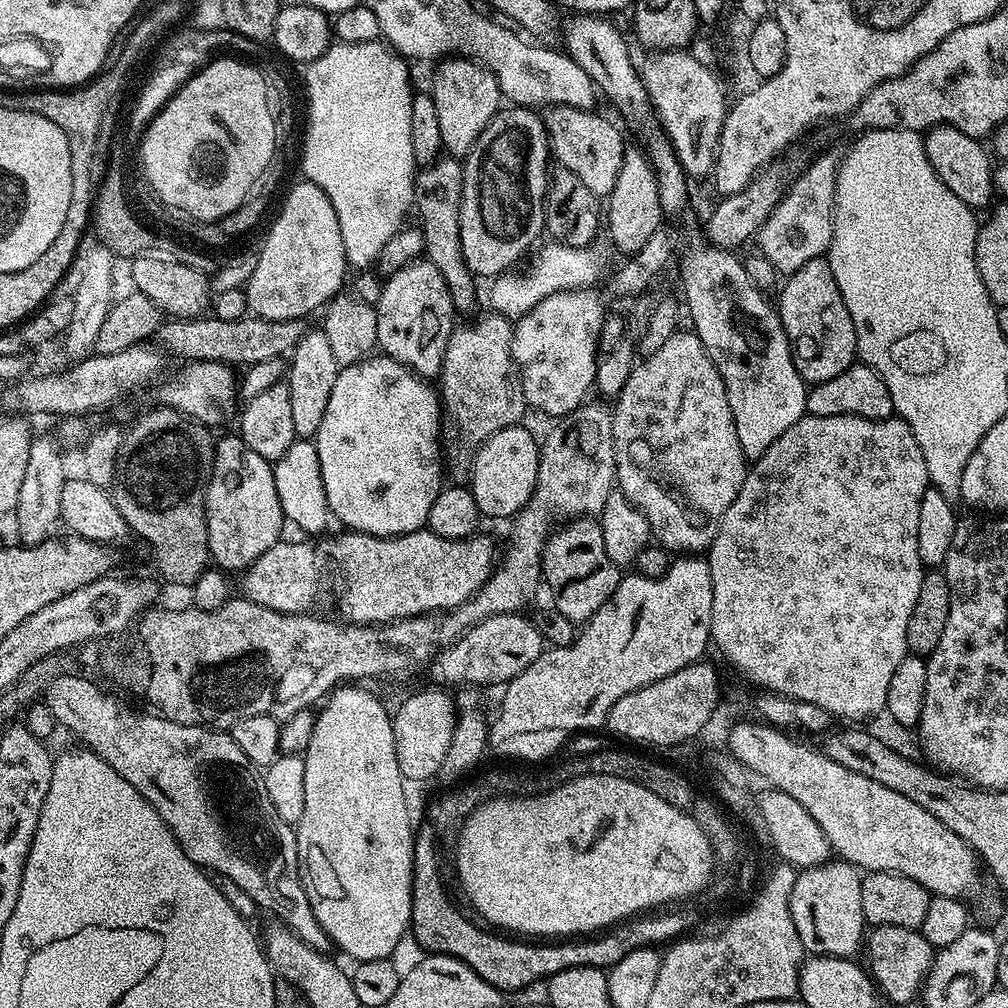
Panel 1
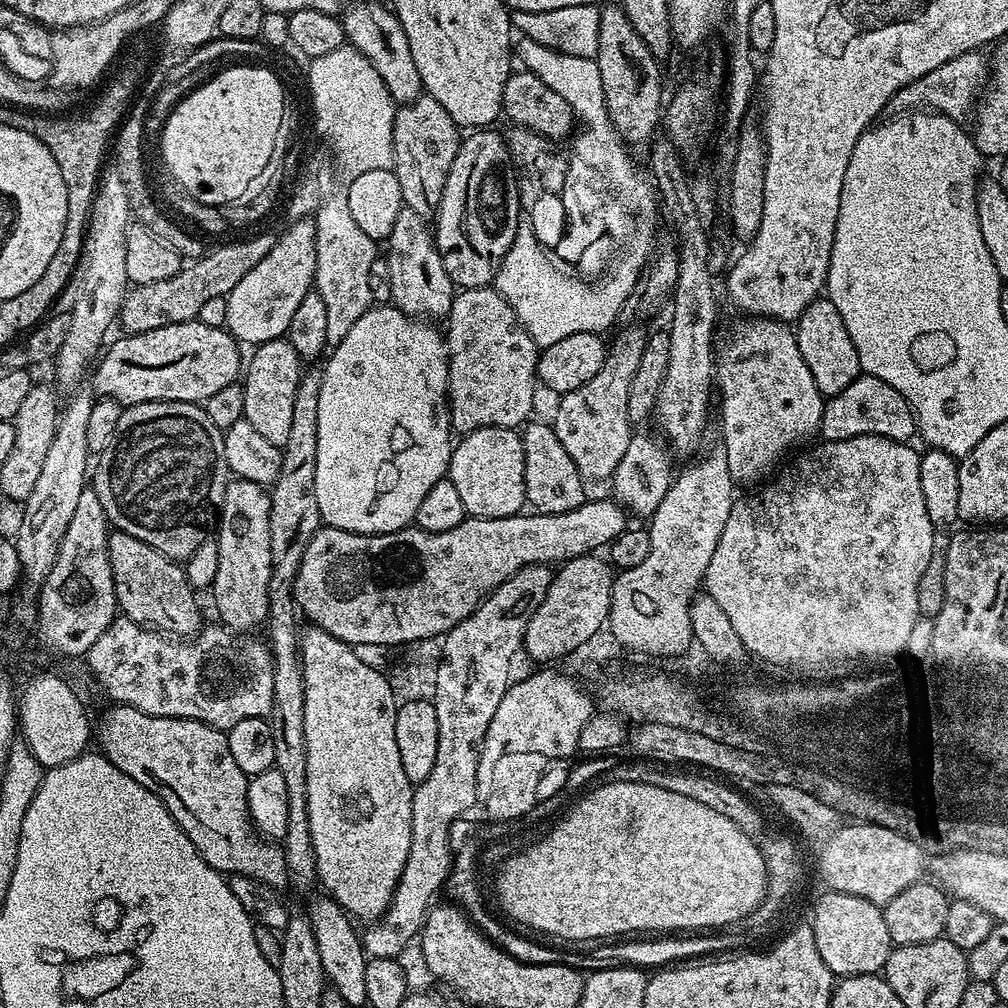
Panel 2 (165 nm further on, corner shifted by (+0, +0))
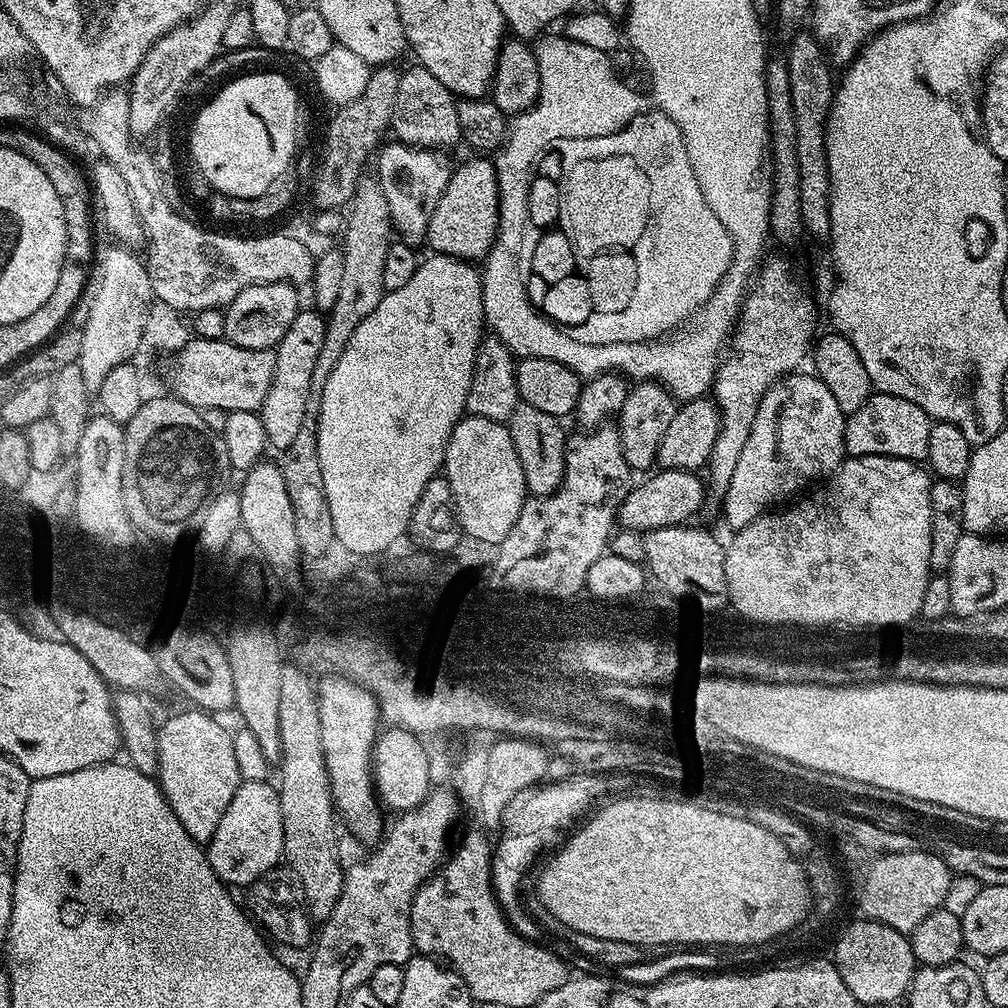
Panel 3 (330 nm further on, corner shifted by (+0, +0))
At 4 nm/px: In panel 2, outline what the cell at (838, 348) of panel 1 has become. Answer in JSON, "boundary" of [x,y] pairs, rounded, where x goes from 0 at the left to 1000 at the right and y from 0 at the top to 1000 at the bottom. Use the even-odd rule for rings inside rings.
{"boundary":[[[812,296],[800,304],[800,308],[789,318],[788,328],[792,347],[796,347],[796,359],[804,363],[804,371],[808,375],[808,383],[818,395],[827,391],[835,391],[843,379],[847,379],[853,372],[851,347],[847,339],[843,339],[843,331],[839,327],[839,319],[835,319],[835,312],[827,308],[827,300],[820,296]]]}

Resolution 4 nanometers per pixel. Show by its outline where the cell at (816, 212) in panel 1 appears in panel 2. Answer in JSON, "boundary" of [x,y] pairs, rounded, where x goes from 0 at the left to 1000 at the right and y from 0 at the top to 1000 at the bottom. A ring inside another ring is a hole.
{"boundary":[[[975,51],[956,52],[950,58],[942,58],[931,69],[923,69],[923,73],[915,73],[907,81],[895,85],[891,93],[883,97],[880,110],[885,115],[896,115],[903,111],[929,111],[932,115],[941,115],[952,121],[955,115],[969,106],[970,96],[975,92],[982,79],[982,60]]]}

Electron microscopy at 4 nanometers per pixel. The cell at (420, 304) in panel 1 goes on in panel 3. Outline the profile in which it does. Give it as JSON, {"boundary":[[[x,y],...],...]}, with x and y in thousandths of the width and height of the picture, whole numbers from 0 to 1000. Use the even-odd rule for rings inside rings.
{"boundary":[[[382,142],[376,148],[377,156],[373,159],[371,171],[377,176],[379,188],[383,188],[383,200],[387,204],[392,233],[405,243],[420,243],[425,237],[427,212],[431,212],[435,196],[438,196],[438,188],[442,188],[446,181],[449,164],[444,163],[443,157],[440,156],[443,154],[434,153],[430,148],[408,147],[405,143],[388,142]]]}

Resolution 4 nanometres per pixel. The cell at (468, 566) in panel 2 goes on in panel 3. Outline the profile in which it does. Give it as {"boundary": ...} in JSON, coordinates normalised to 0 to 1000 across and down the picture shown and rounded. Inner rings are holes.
{"boundary":[[[660,464],[648,467],[647,470],[644,476],[637,477],[635,481],[632,479],[616,496],[613,505],[615,524],[638,530],[661,522],[683,520],[684,513],[697,502],[700,480],[695,473],[693,476],[690,468],[680,468],[678,464]]]}

